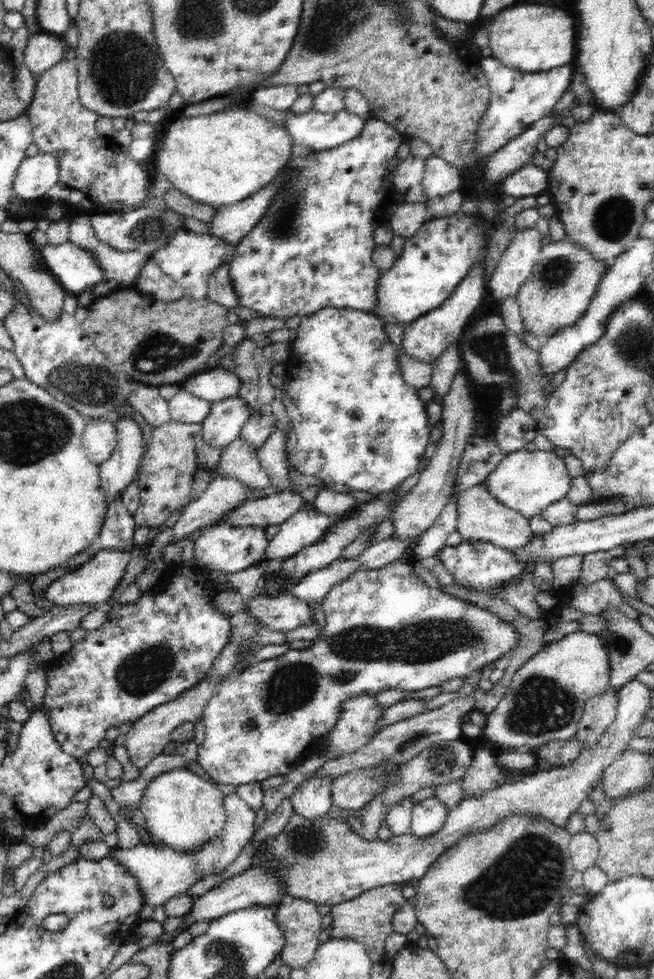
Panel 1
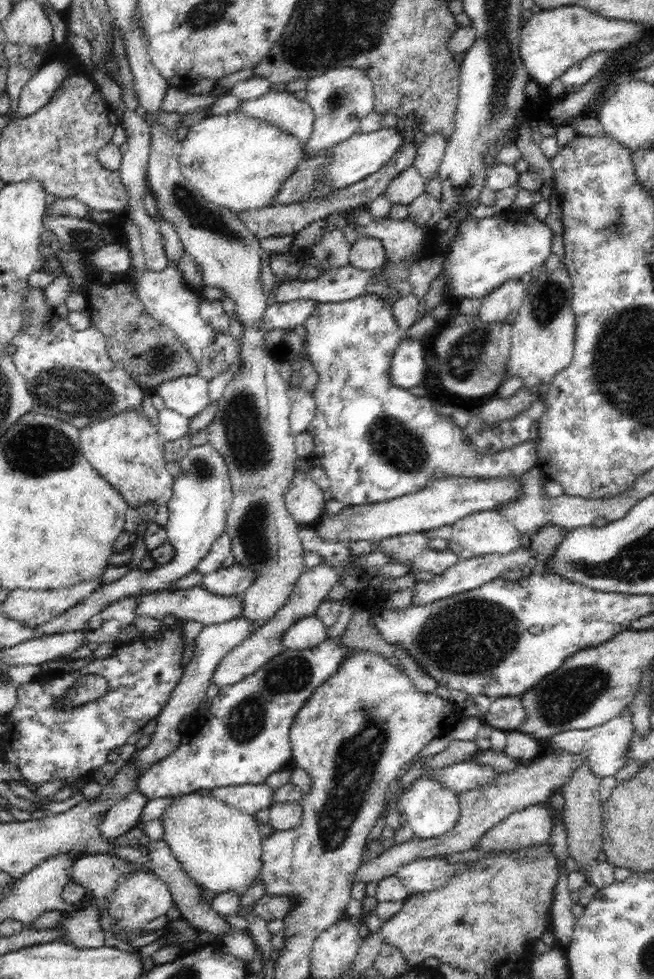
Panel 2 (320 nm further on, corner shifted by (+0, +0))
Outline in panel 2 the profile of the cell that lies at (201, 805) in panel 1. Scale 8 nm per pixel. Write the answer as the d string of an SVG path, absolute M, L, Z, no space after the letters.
M186 794L175 797L173 804L162 814L162 840L198 886L216 895L236 892L242 896L261 874L263 839L253 817L212 795Z

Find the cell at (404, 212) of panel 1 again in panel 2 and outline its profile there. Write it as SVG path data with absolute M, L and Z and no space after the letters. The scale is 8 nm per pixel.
M412 165L393 178L384 193L388 195L392 204L409 205L415 198L424 194L425 186L426 179Z

